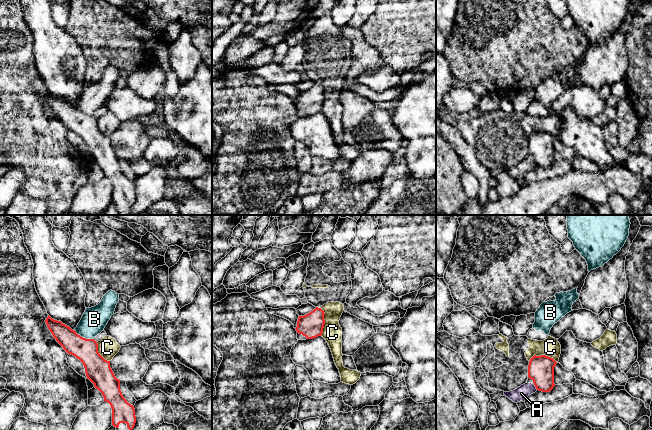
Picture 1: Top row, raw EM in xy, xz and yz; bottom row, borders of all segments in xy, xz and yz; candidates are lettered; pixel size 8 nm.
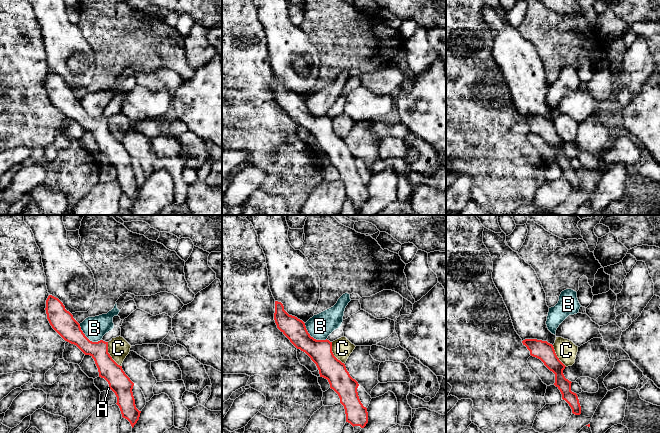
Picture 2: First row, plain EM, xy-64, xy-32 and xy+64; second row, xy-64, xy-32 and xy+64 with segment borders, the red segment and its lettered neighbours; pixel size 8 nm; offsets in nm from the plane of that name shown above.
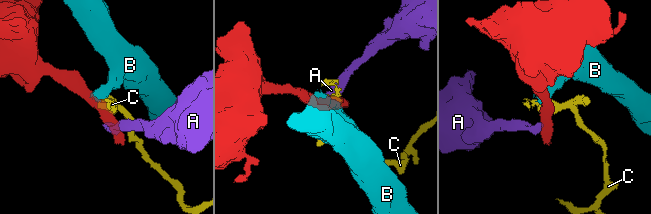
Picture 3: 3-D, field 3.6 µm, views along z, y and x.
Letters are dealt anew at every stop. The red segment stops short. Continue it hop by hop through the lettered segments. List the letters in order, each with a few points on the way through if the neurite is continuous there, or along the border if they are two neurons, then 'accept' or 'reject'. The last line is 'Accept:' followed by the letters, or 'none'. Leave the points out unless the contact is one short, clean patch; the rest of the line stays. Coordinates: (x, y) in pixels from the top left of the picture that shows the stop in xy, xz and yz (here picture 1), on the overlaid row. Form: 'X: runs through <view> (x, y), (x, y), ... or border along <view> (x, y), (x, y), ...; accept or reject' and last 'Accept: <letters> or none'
A: border along yz (533, 384), (537, 389); reject
B: border along xy (75, 330), (81, 336), (93, 339); reject
C: border along xz (317, 307), (324, 313), (324, 327), (321, 334); reject
Accept: none

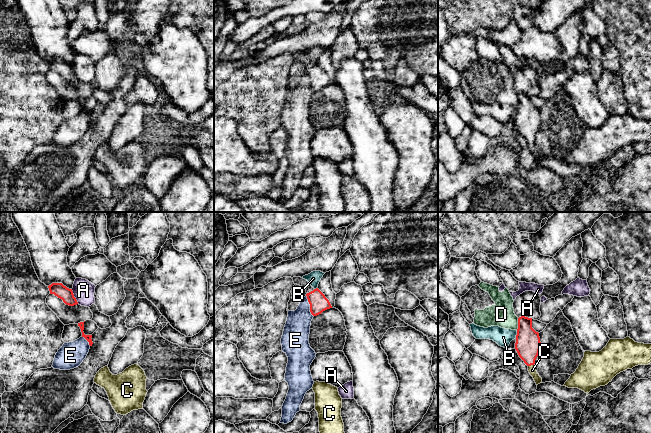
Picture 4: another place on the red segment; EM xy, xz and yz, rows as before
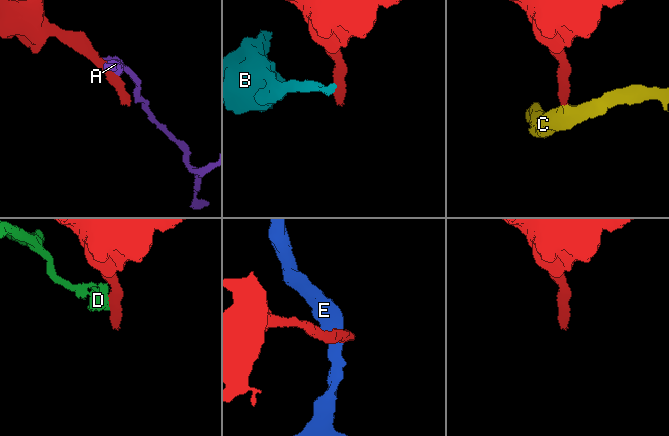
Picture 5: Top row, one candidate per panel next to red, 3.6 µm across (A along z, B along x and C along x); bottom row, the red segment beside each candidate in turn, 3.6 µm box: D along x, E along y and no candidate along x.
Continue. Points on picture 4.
A: border along xy (71, 289), (78, 303); reject
B: border along yz (517, 330), (515, 337); reject
C: runs through yz (528, 344), (530, 365), (532, 370); accept
D: border along yz (518, 318), (518, 327), (516, 329); reject
E: border along xz (306, 295), (309, 311), (313, 316); reject
Accept: C

